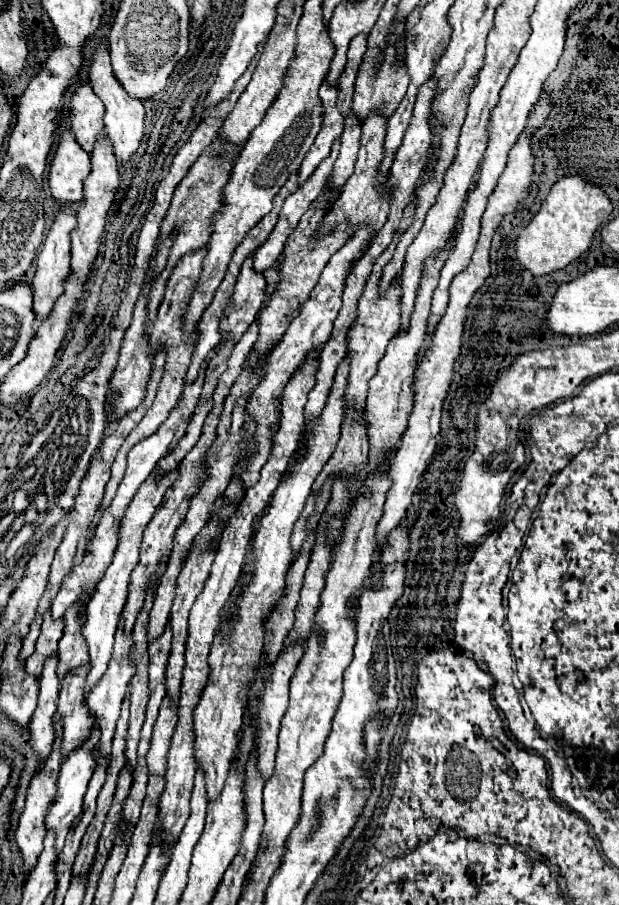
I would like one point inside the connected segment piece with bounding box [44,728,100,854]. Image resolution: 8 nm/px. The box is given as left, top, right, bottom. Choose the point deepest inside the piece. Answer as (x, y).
(76, 770)

